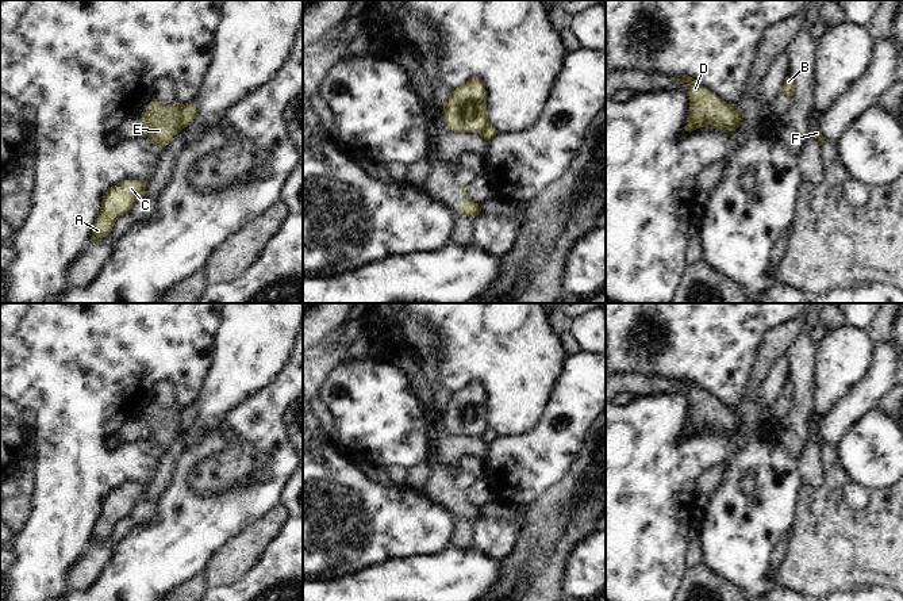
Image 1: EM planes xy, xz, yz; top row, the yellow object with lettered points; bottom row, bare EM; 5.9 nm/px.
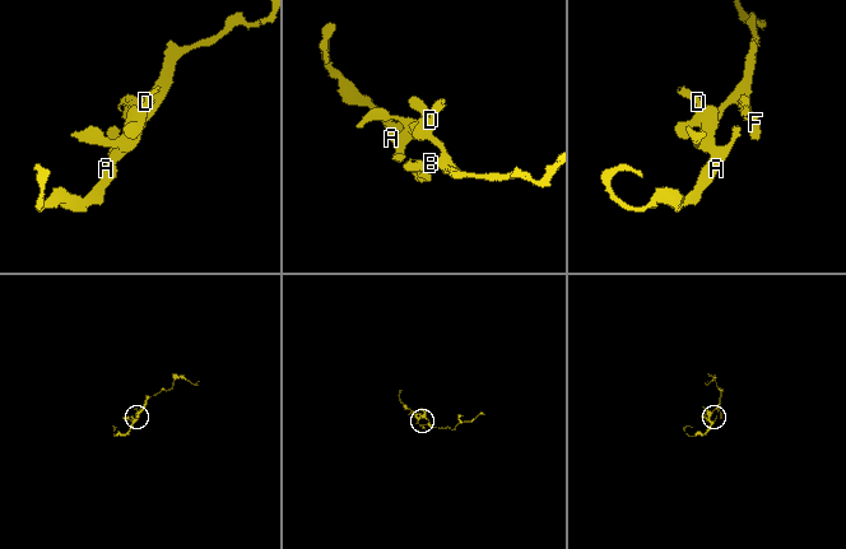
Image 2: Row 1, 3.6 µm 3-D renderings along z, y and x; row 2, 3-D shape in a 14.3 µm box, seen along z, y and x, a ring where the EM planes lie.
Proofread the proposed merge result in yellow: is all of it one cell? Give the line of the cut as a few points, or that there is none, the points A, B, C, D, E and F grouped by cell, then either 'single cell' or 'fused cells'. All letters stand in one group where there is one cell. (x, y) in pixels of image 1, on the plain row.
xy (179, 408), (179, 428), (181, 432) | A C D E / B F | fused cells

